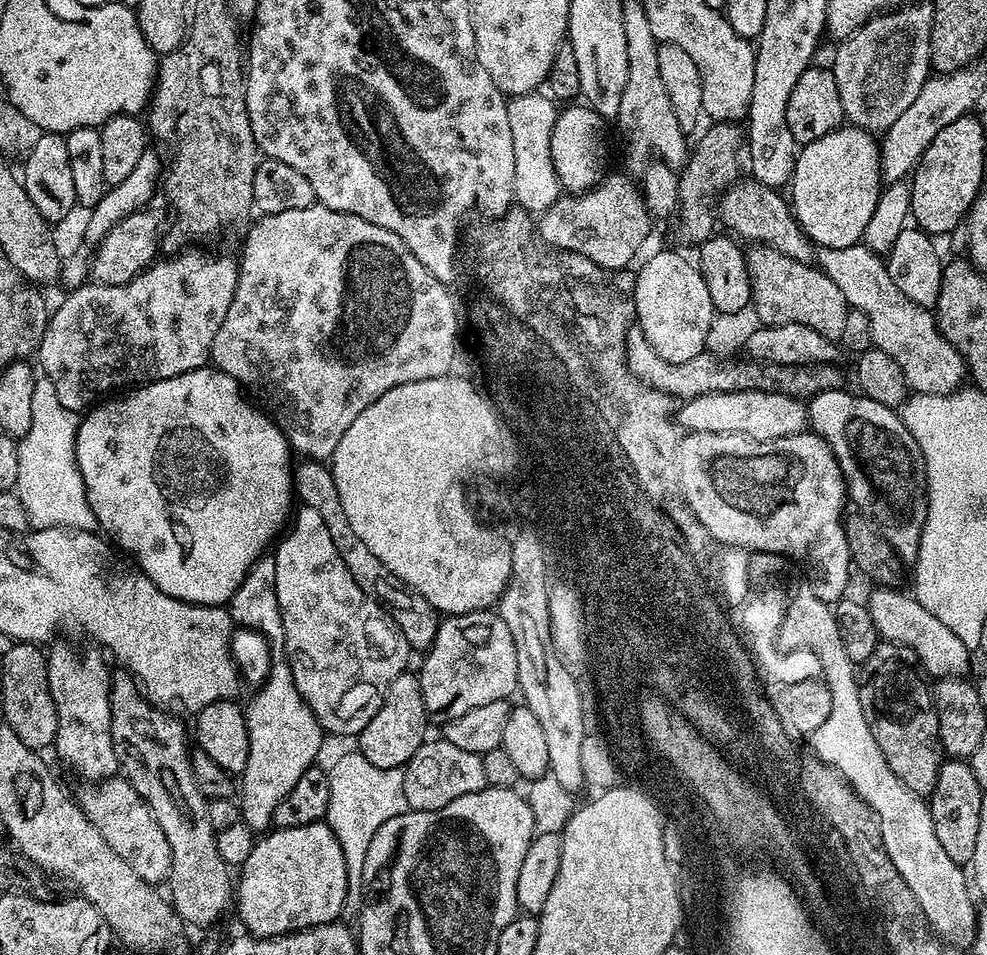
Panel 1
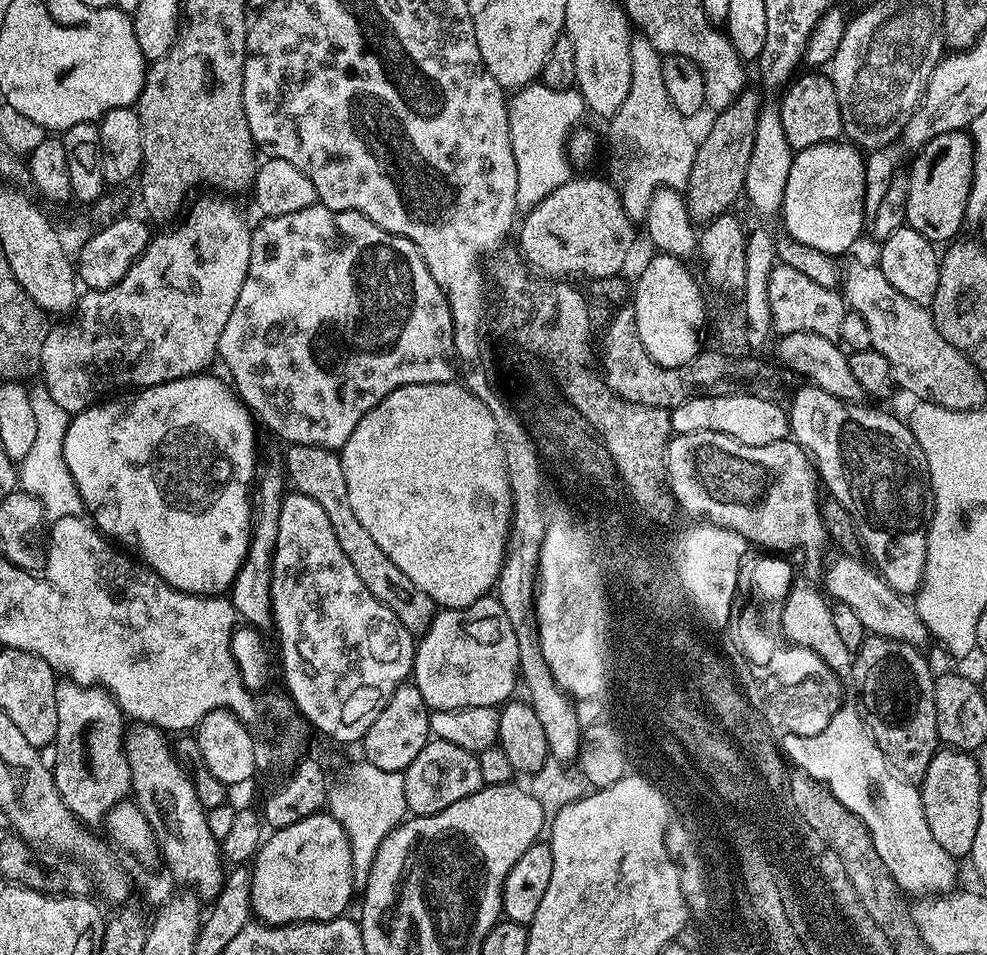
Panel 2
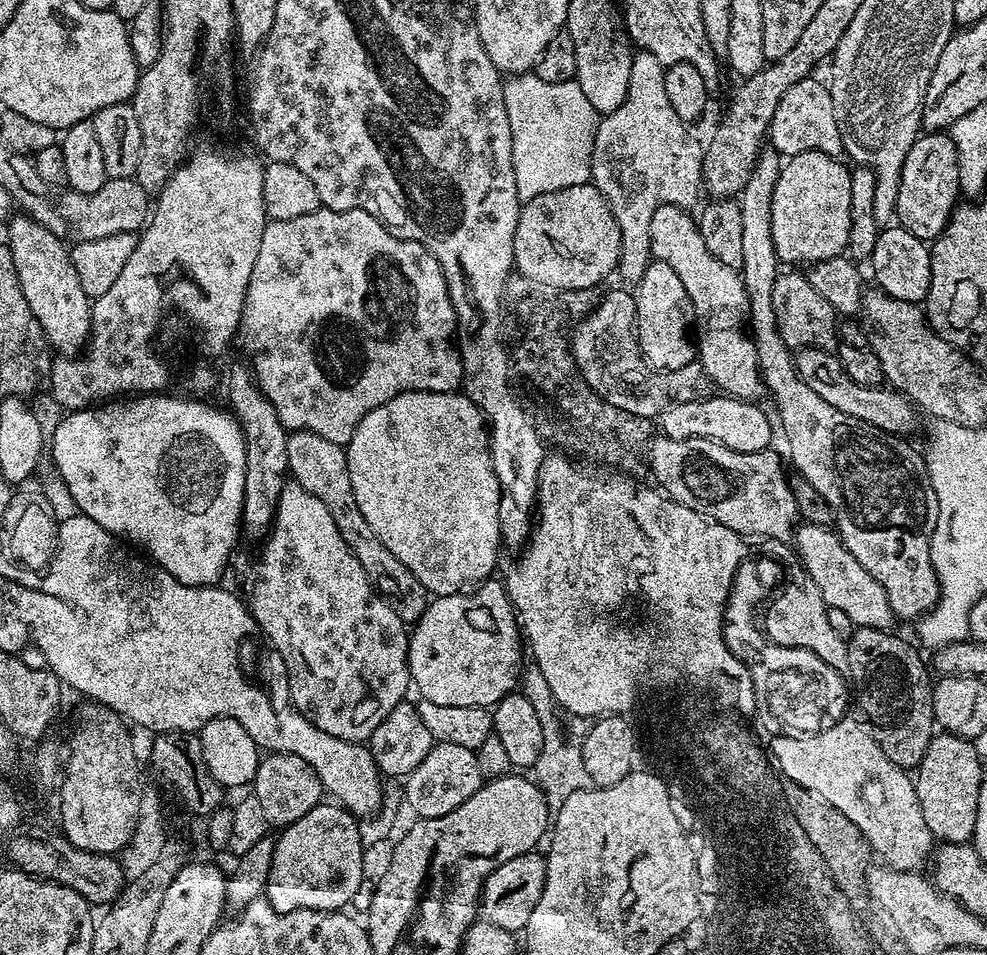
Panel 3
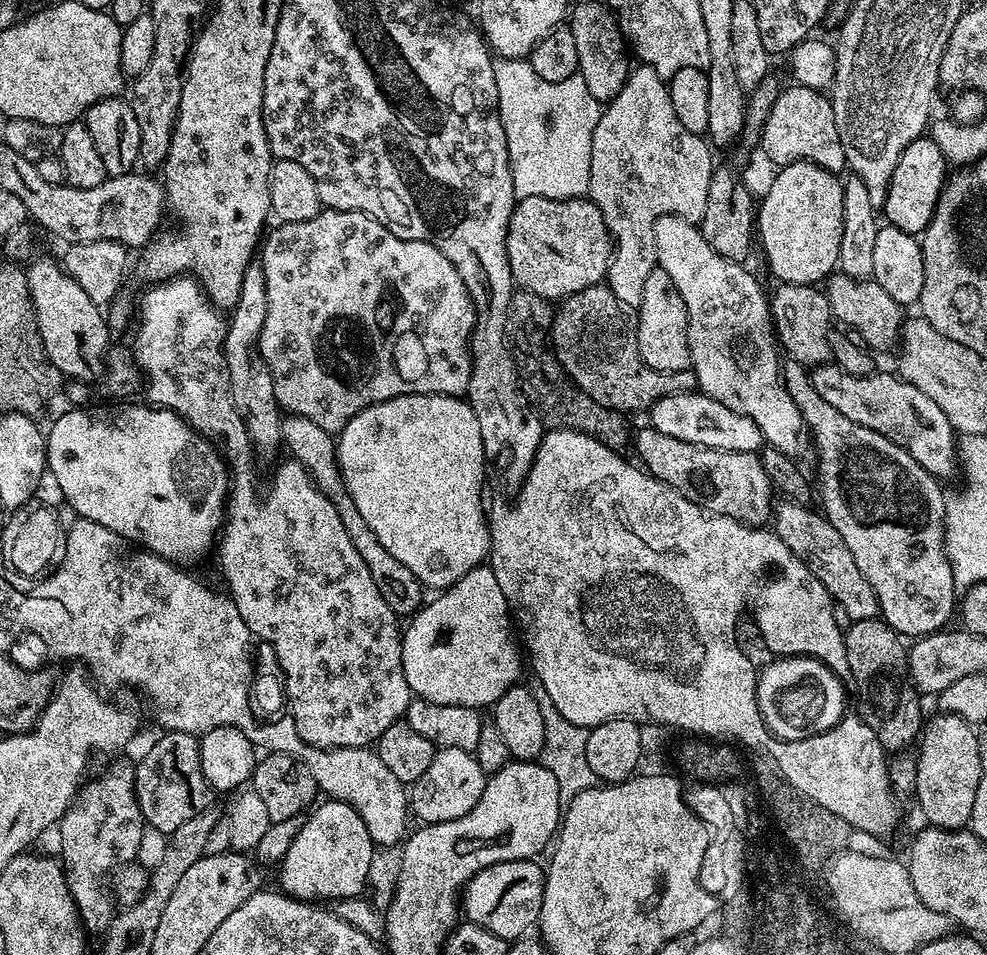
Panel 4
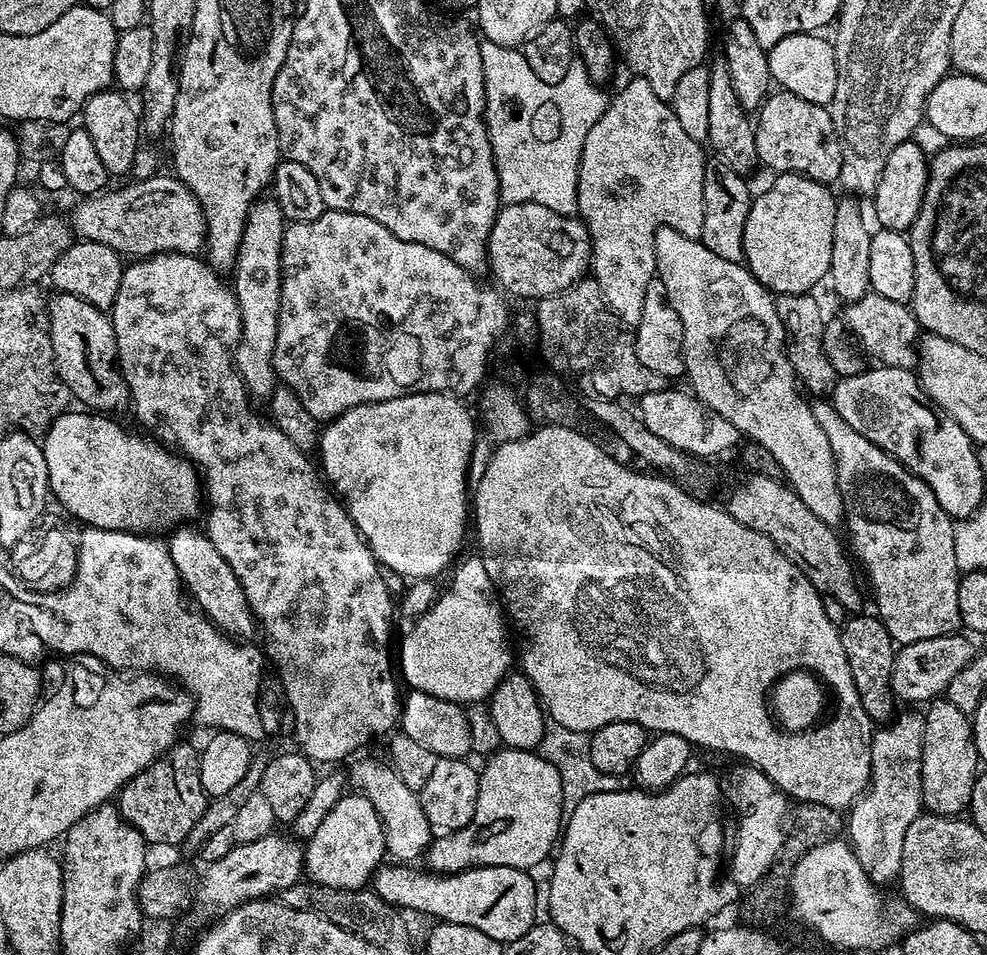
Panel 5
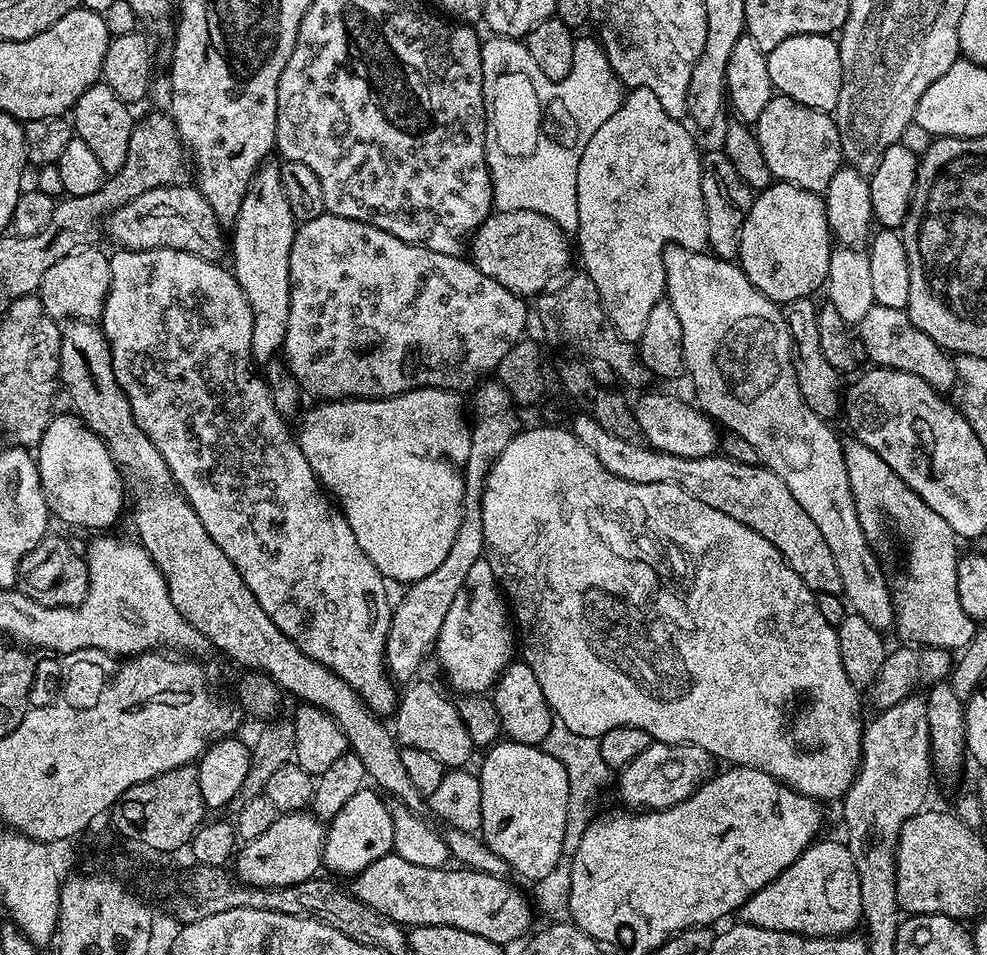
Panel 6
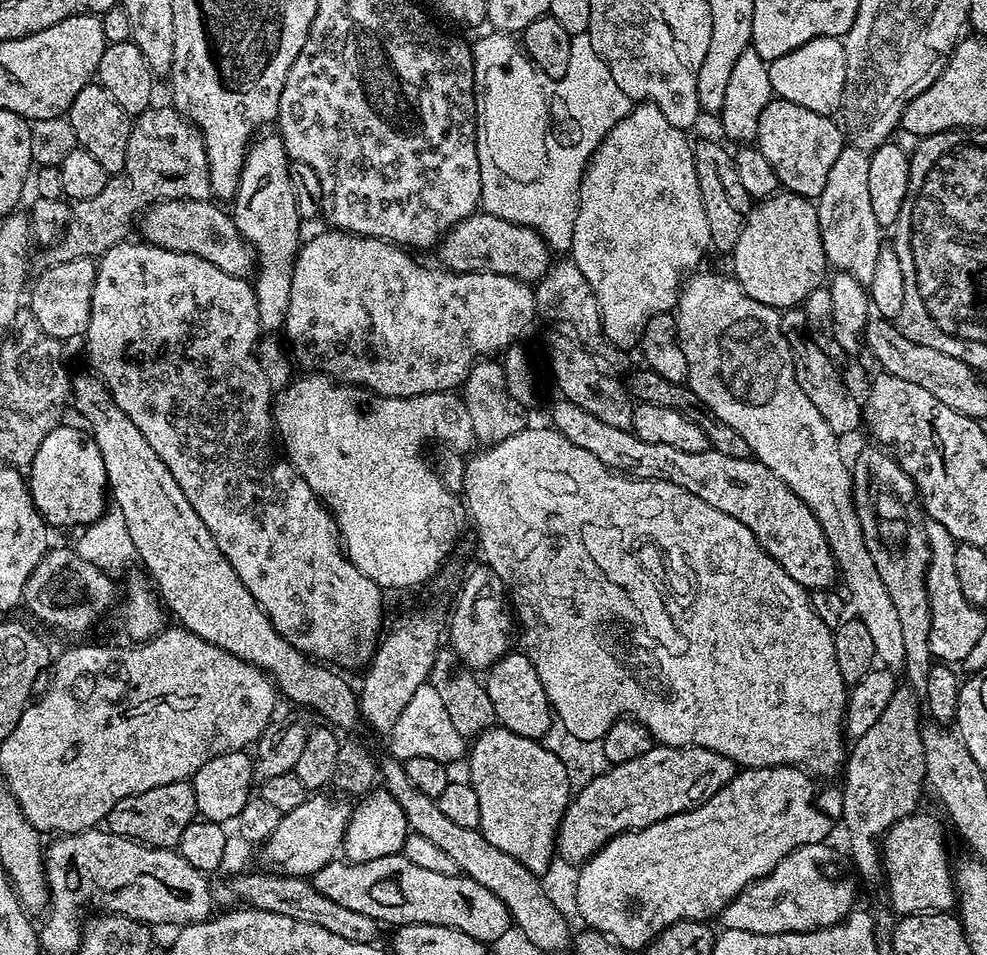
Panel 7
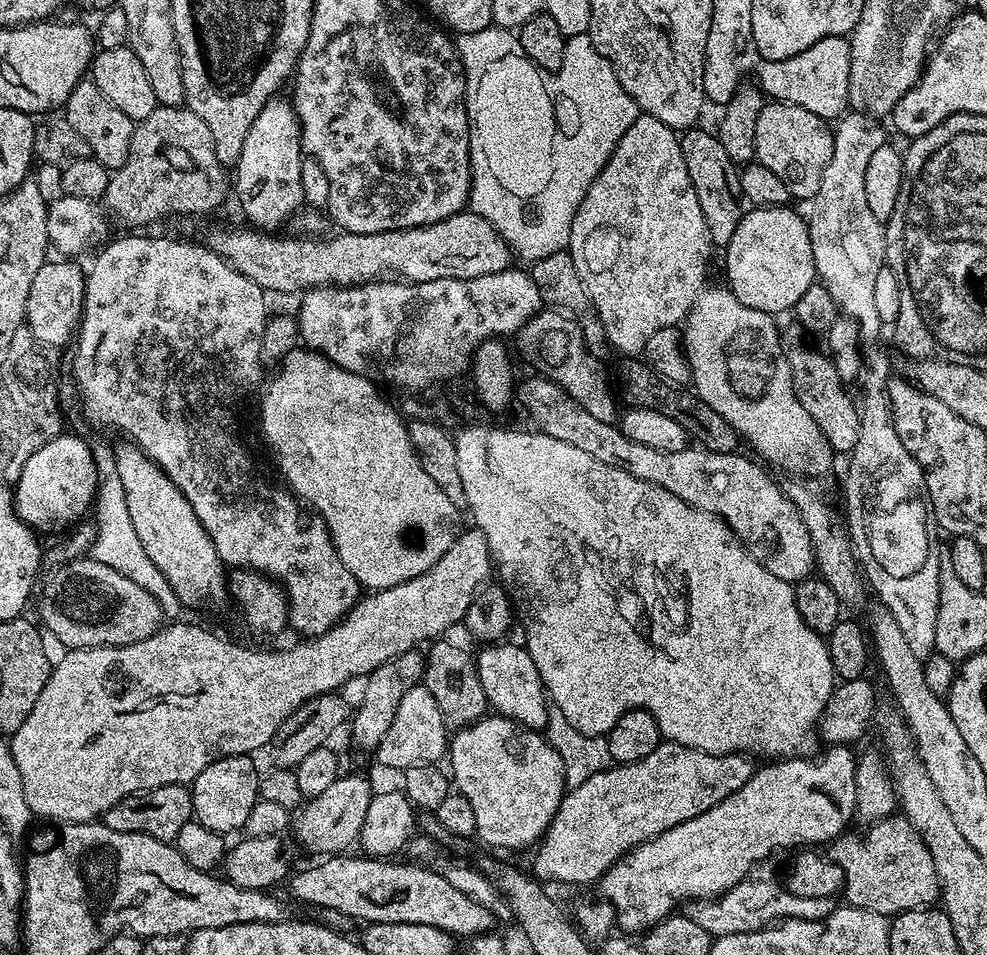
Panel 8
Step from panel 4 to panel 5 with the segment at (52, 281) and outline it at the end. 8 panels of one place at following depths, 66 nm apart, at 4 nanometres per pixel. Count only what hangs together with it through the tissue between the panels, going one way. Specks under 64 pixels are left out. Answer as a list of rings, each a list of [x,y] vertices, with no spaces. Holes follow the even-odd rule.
[[[56,292],[51,299],[48,300],[48,325],[50,326],[50,342],[54,350],[54,362],[56,363],[56,375],[68,388],[69,397],[73,401],[76,400],[77,405],[83,406],[85,409],[91,410],[97,414],[112,414],[115,408],[120,408],[123,404],[129,403],[130,397],[128,395],[128,387],[120,374],[120,369],[116,363],[116,339],[114,338],[114,326],[110,319],[109,313],[103,308],[96,308],[94,305],[86,302],[82,298],[78,298],[74,294],[66,294],[65,292]]]

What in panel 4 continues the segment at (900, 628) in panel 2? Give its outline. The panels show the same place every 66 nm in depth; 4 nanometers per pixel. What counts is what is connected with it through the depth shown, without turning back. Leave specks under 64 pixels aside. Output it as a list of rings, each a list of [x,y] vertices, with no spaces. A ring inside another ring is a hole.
[[[777,503],[774,508],[776,536],[782,538],[782,542],[786,542],[790,551],[818,578],[818,582],[826,586],[833,601],[842,610],[846,610],[846,614],[850,614],[852,621],[877,619],[880,607],[874,590],[870,582],[862,578],[862,570],[854,566],[854,558],[850,558],[850,550],[846,550],[846,542],[842,542],[842,534],[834,530],[827,516],[821,514],[817,509],[816,513],[815,507],[806,504],[780,503]]]

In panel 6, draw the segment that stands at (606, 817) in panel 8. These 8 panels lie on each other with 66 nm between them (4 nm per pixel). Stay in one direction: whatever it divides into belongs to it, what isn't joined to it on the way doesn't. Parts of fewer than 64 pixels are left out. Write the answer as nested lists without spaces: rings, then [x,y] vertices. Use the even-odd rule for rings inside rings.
[[[653,742],[634,762],[619,769],[621,805],[632,810],[669,808],[688,800],[713,775],[714,758],[702,746],[693,744],[657,744]]]

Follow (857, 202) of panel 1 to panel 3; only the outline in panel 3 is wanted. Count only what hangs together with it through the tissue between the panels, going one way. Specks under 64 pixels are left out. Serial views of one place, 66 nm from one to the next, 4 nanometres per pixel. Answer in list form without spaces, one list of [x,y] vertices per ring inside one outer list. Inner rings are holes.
[[[803,152],[787,157],[781,167],[770,206],[770,226],[776,253],[785,265],[808,266],[847,249],[852,174],[849,165],[840,162],[821,152]]]

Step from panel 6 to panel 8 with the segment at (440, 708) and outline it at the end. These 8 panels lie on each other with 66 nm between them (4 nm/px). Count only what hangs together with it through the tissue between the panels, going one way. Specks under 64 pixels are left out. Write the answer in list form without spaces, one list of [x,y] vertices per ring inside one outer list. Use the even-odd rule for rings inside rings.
[[[418,683],[398,702],[398,714],[394,714],[394,722],[390,722],[390,730],[374,749],[376,760],[388,768],[403,770],[419,764],[434,764],[443,761],[450,748],[450,729],[444,723],[442,710],[438,710],[438,702],[434,702],[434,694],[426,690],[423,683]]]

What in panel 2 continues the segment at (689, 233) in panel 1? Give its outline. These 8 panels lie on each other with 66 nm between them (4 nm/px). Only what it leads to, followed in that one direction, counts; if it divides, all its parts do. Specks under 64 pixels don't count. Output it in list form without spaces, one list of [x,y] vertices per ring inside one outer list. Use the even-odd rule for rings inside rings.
[[[745,90],[739,92],[730,106],[719,109],[708,128],[708,133],[699,137],[696,145],[696,163],[700,165],[692,173],[686,189],[688,213],[697,225],[710,223],[715,216],[729,211],[732,203],[744,194],[746,170],[750,166],[750,154],[754,150],[754,130],[758,130],[758,118],[762,101],[756,92]],[[704,164],[712,164],[712,172],[704,168]]]

